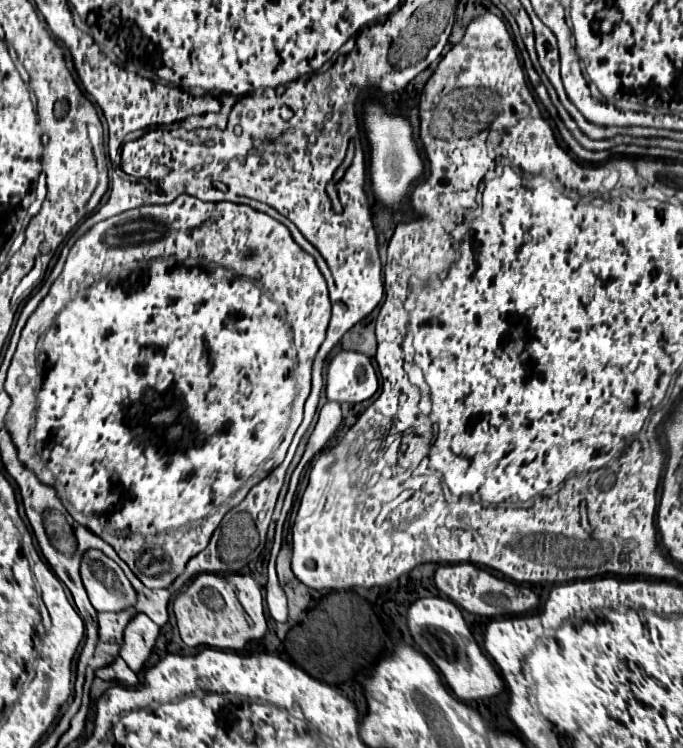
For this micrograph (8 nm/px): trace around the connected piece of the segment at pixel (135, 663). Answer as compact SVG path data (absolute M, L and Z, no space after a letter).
M138 613L124 629L124 645L120 649L120 657L134 673L138 673L150 657L158 631L160 627L142 613Z

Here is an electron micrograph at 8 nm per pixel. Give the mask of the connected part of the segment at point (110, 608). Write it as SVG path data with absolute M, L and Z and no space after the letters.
M86 551L80 571L90 603L96 611L116 613L136 603L136 591L124 571L102 551Z

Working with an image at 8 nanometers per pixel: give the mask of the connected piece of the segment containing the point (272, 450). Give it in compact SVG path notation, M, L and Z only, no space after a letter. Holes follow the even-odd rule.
M180 195L168 205L142 205L104 219L86 231L70 249L64 271L22 329L18 349L8 367L4 391L12 401L12 409L8 409L6 427L8 433L12 433L12 443L16 445L20 463L32 469L40 481L52 485L74 521L92 529L92 533L110 543L118 557L148 589L164 589L184 573L188 559L206 549L222 517L238 505L236 501L228 503L230 497L238 495L240 499L246 495L244 485L248 481L256 485L268 475L268 471L284 461L288 451L284 445L292 443L284 441L284 429L288 429L292 405L296 405L296 401L306 401L310 395L312 361L326 337L328 321L328 289L314 257L296 245L290 231L280 221L252 209L250 205L236 205L230 201L204 203L192 195ZM38 339L42 339L42 347L36 361Z

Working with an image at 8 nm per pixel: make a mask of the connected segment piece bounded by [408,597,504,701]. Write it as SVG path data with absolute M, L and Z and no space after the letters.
M428 597L412 603L412 607L408 609L408 629L416 645L438 667L438 671L458 699L474 701L482 697L494 697L502 691L504 681L496 673L496 667L490 663L490 659L476 645L462 617L462 611L450 599Z

